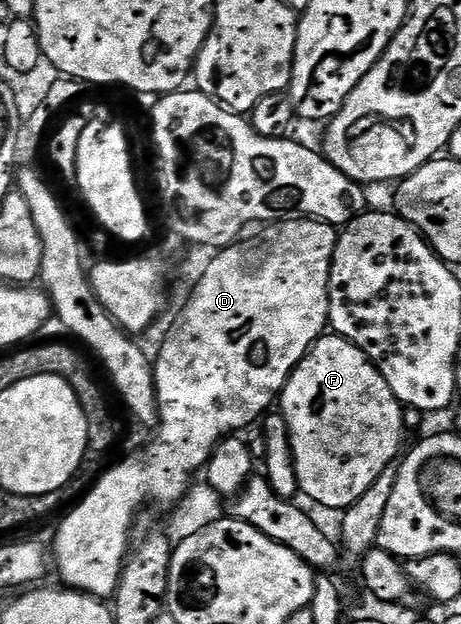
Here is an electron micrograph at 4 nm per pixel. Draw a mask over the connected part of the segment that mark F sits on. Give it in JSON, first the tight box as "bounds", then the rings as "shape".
{"bounds":[278,332,405,512],"shape":[[[335,332],[321,336],[308,349],[308,355],[292,369],[288,383],[280,391],[278,410],[284,415],[290,432],[300,494],[328,510],[343,512],[353,506],[362,492],[382,476],[385,468],[401,457],[405,407],[401,406],[394,392],[390,392],[390,384],[386,384],[375,364],[353,342],[347,342]]]}

